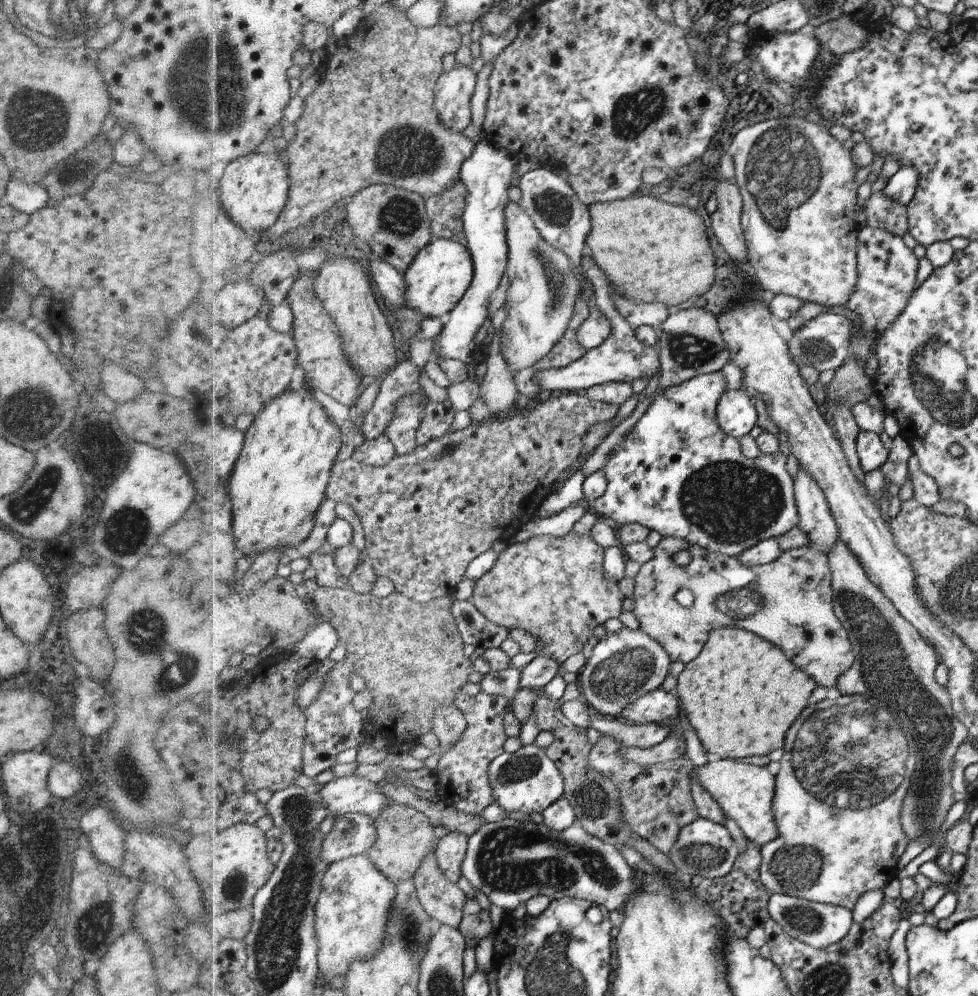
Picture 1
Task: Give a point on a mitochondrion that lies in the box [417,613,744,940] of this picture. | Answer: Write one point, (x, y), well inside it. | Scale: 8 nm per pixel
(511, 858)

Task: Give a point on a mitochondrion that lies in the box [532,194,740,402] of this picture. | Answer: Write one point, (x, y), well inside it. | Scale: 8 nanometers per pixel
(687, 351)

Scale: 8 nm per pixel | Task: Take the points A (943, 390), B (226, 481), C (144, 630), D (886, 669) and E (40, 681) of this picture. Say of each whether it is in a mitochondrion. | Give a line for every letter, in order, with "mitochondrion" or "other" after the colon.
A: mitochondrion
B: other
C: mitochondrion
D: mitochondrion
E: other

